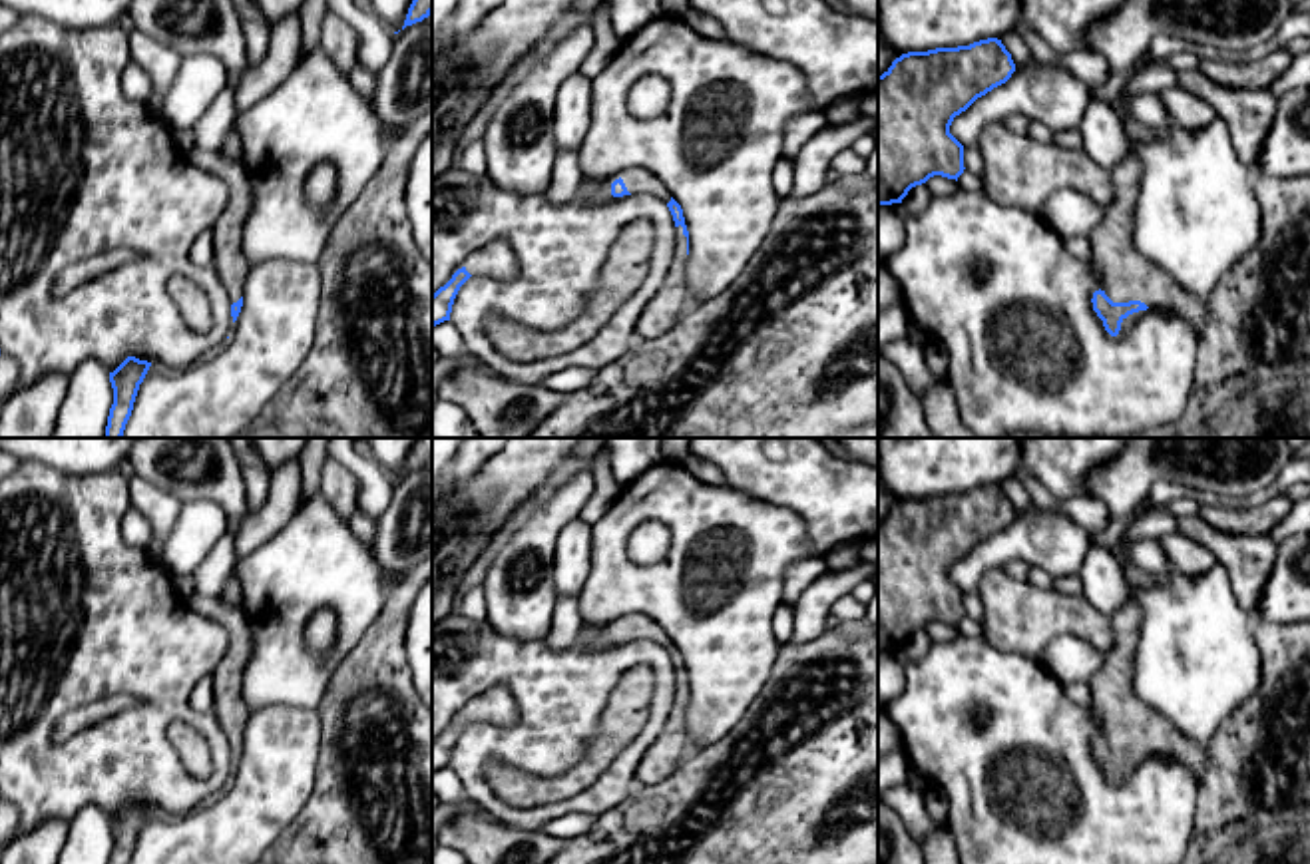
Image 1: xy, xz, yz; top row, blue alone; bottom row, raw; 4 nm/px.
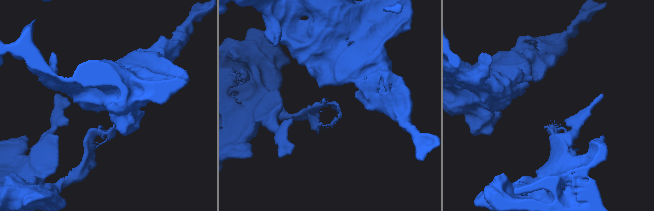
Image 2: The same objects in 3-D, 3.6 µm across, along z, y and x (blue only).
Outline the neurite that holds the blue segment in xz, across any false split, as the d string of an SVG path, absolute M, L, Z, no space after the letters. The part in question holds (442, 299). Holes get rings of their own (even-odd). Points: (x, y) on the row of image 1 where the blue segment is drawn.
M508 239L474 251L452 279L432 295L432 326L450 321L454 299L470 277L514 281L520 275L518 255Z

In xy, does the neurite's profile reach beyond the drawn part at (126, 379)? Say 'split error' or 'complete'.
complete

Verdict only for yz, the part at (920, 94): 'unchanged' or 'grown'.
unchanged

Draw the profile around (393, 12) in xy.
M366 0L366 6L392 30L404 26L412 0Z

